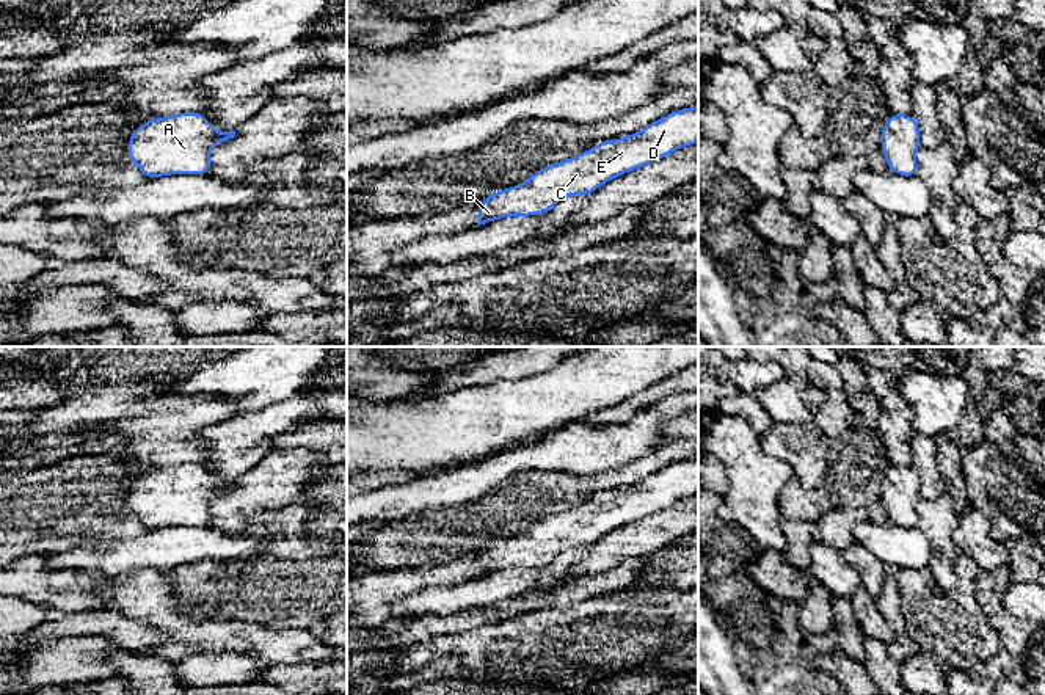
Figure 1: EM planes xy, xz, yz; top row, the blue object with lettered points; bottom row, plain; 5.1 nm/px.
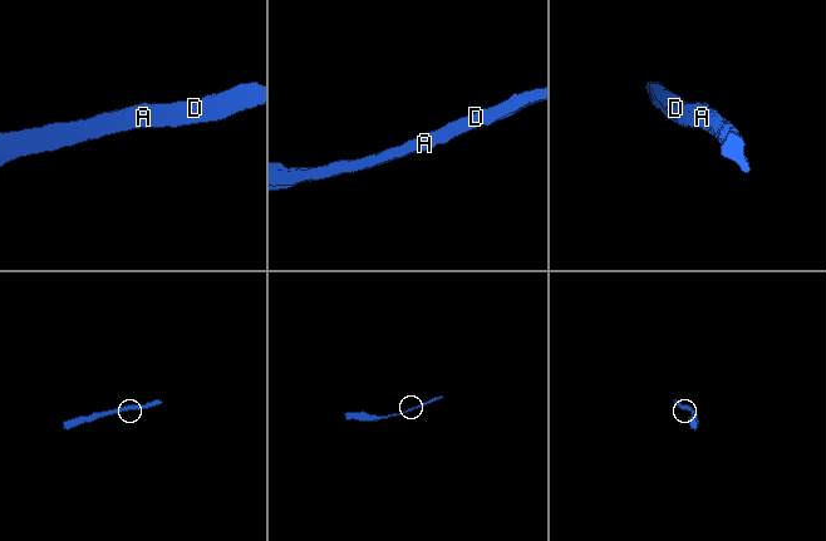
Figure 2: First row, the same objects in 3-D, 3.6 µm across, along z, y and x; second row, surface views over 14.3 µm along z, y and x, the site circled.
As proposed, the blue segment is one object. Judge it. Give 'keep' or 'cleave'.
keep

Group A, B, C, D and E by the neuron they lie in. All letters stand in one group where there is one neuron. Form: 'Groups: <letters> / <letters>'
Groups: A B C D E

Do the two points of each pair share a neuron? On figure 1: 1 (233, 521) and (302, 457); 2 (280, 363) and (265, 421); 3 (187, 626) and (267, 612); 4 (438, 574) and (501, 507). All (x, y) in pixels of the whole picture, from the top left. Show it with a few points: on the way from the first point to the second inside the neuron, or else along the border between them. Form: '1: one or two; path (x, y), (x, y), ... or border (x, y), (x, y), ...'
1: one; path (250, 504), (284, 473)
2: two; border (286, 399), (251, 413)
3: two; border (195, 615), (231, 617), (261, 623), (267, 628)
4: two; border (479, 551), (444, 564), (422, 564), (415, 568)

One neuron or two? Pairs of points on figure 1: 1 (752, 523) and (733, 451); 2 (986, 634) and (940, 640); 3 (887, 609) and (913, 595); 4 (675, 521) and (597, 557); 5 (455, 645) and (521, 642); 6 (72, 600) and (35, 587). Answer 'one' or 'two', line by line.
1: one
2: one
3: two
4: one
5: one
6: one

